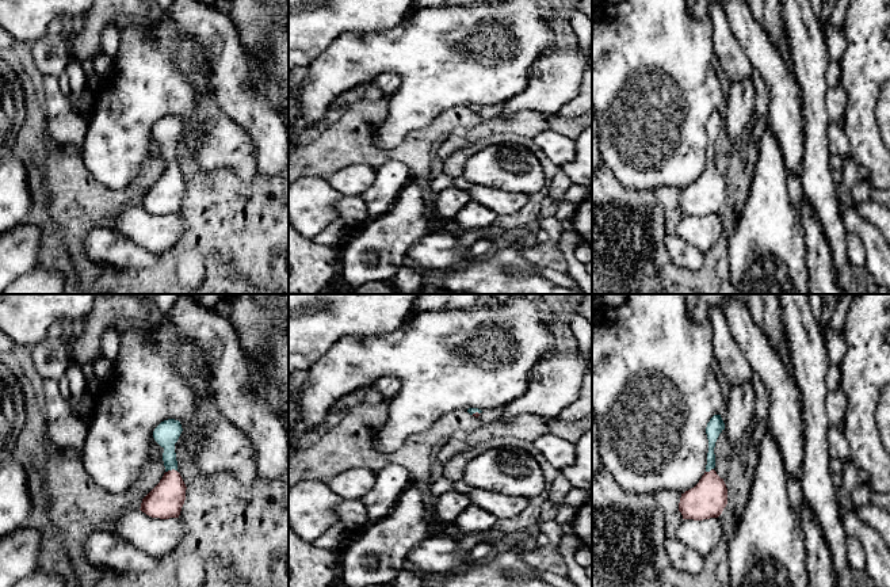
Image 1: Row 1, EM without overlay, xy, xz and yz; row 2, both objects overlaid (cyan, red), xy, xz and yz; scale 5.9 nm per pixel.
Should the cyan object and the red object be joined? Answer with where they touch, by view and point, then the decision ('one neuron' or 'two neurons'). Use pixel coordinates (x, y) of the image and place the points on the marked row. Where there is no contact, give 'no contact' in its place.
meets cyan in xy at (171, 469); one neuron

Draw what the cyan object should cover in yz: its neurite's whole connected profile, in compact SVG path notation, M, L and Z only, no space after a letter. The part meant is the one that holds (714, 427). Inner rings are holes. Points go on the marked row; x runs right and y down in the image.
M714 415L706 427L708 453L706 472L699 483L681 493L679 511L683 519L703 521L718 518L727 504L727 488L717 472L714 447L719 434L725 430L721 415Z

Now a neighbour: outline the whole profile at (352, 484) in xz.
M364 468L343 470L328 481L331 489L343 500L360 500L377 481L377 474Z

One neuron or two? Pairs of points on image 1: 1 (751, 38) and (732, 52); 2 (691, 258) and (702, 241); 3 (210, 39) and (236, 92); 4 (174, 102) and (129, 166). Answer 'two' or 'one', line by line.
1: two
2: two
3: one
4: one

